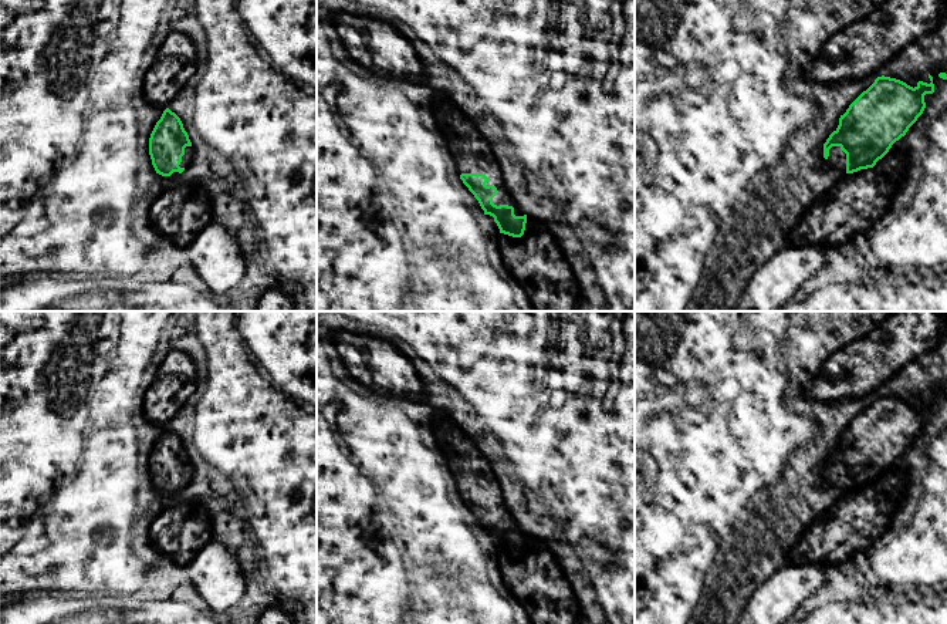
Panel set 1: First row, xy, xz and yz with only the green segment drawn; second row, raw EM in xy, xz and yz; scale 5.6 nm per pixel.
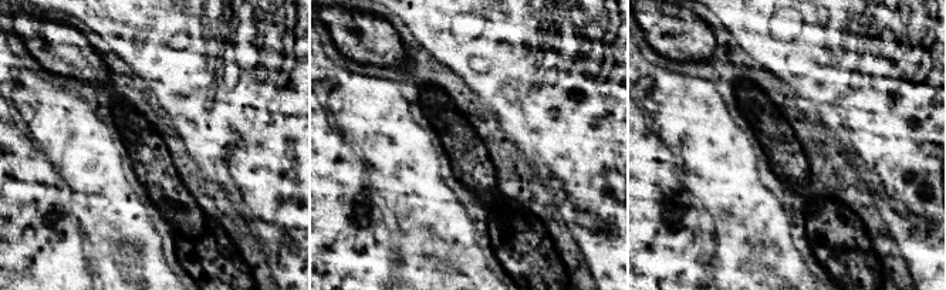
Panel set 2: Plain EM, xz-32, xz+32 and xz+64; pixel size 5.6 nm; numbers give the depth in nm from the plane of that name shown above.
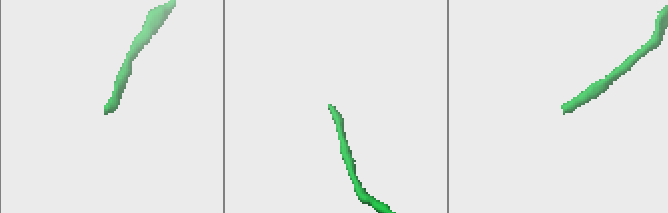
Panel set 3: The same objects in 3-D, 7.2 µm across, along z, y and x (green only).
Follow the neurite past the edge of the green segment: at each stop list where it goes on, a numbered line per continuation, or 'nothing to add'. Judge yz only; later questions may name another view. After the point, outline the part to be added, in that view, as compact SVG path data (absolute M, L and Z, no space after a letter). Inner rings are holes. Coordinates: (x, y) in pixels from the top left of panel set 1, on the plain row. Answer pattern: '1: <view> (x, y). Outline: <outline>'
1: yz (836, 476). Outline: M832 465L829 468L826 482L839 488L842 493L846 492L846 472L841 468L841 465Z

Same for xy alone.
1: xy (186, 476). Outline: M186 465L185 466L185 473L182 475L182 480L180 480L180 486L187 486L189 480L192 478L192 472L193 472L193 466L192 465Z

